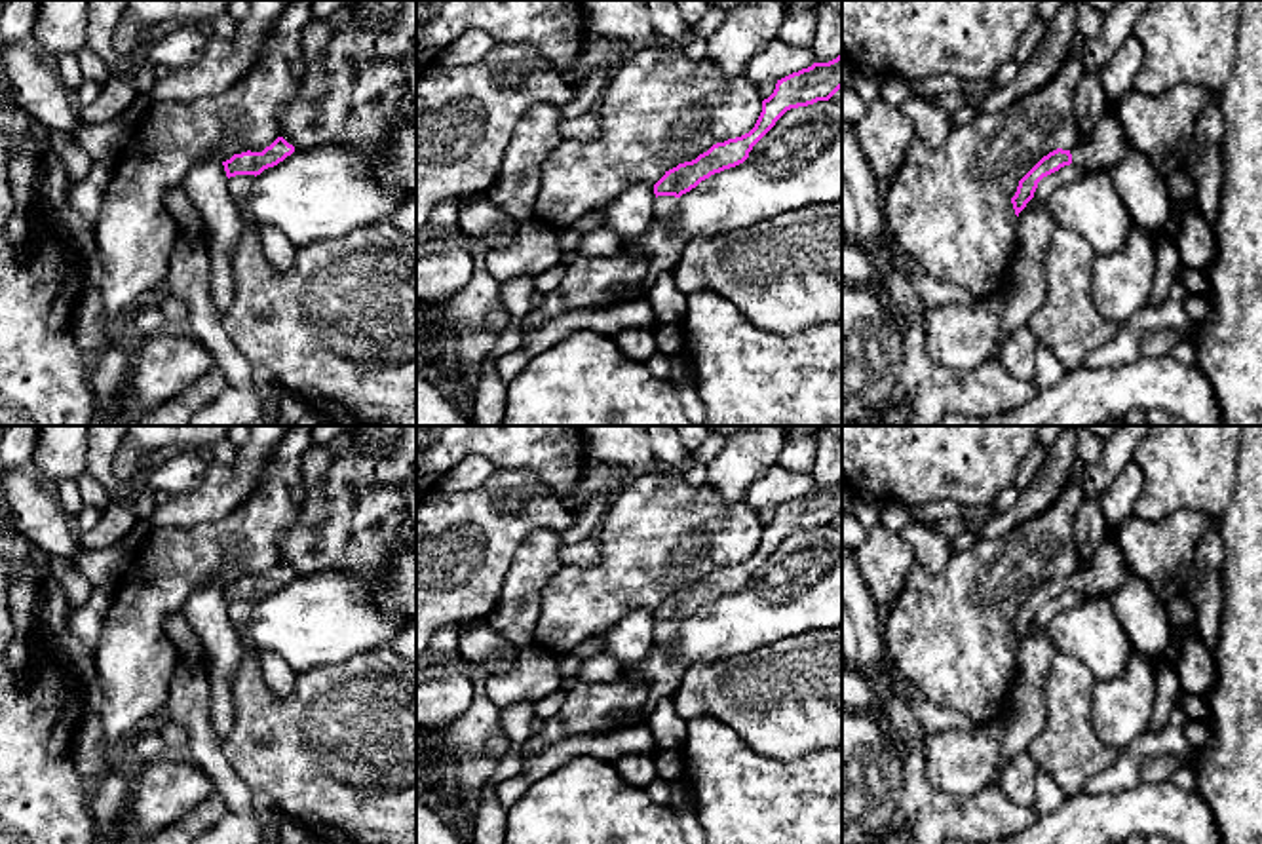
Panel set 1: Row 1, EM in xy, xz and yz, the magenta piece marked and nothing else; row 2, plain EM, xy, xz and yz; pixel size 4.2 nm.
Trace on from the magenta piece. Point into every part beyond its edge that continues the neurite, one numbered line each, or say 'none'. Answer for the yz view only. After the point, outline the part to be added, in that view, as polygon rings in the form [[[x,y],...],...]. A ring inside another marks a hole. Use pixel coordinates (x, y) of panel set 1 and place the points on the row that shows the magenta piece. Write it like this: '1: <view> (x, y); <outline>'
1: yz (1107, 147); [[[1108,108],[1095,131],[1070,150],[1072,163],[1087,175],[1110,175],[1127,158],[1131,146],[1121,118]]]

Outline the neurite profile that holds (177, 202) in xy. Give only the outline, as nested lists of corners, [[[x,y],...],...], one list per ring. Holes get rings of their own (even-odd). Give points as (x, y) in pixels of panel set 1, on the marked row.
[[[173,188],[165,196],[165,205],[182,234],[203,240],[203,222],[184,188]]]

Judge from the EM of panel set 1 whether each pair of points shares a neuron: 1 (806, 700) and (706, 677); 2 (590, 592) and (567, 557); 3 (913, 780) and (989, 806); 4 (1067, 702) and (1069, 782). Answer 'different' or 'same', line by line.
1: same
2: different
3: same
4: same

